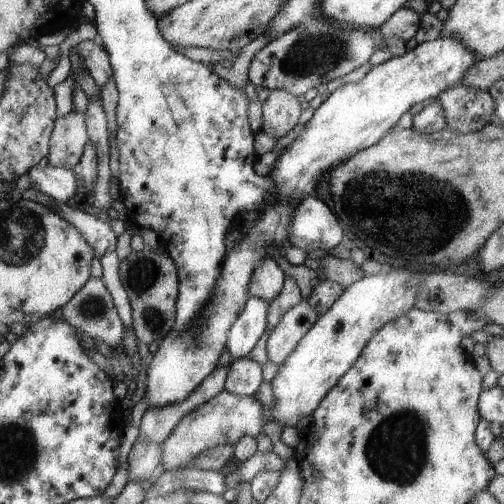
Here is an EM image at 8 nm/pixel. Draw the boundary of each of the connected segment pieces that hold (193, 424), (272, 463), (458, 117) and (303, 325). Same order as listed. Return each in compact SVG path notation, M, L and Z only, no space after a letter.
M224 389L179 420L162 444L162 471L189 466L195 456L216 446L238 443L244 435L257 437L262 432L262 426L266 424L266 421L262 420L262 413L262 405L256 397L240 396Z
M254 453L248 460L245 460L240 468L225 476L227 488L234 488L242 481L250 482L259 472L278 471L285 469L285 461L275 453L262 454Z
M458 82L437 96L443 106L448 128L459 133L473 133L492 120L494 99L488 91L464 86Z
M306 299L288 310L268 336L266 342L268 360L278 365L284 363L318 318L318 312Z

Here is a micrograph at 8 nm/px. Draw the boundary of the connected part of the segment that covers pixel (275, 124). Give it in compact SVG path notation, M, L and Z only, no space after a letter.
M282 89L272 90L260 105L263 112L262 131L276 140L284 138L298 124L302 112L297 96Z

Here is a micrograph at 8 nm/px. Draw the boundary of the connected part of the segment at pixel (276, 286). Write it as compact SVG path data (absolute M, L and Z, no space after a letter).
M270 256L264 257L262 263L256 267L251 276L250 296L258 297L267 303L272 302L283 290L282 284L286 282L282 270Z

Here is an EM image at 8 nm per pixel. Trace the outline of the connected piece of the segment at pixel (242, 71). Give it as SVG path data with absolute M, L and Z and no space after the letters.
M264 33L239 50L240 56L232 63L232 68L226 68L221 64L213 65L212 68L216 68L216 72L220 72L220 76L228 80L232 86L244 88L249 82L249 66L252 58L272 39L274 39L272 35Z

